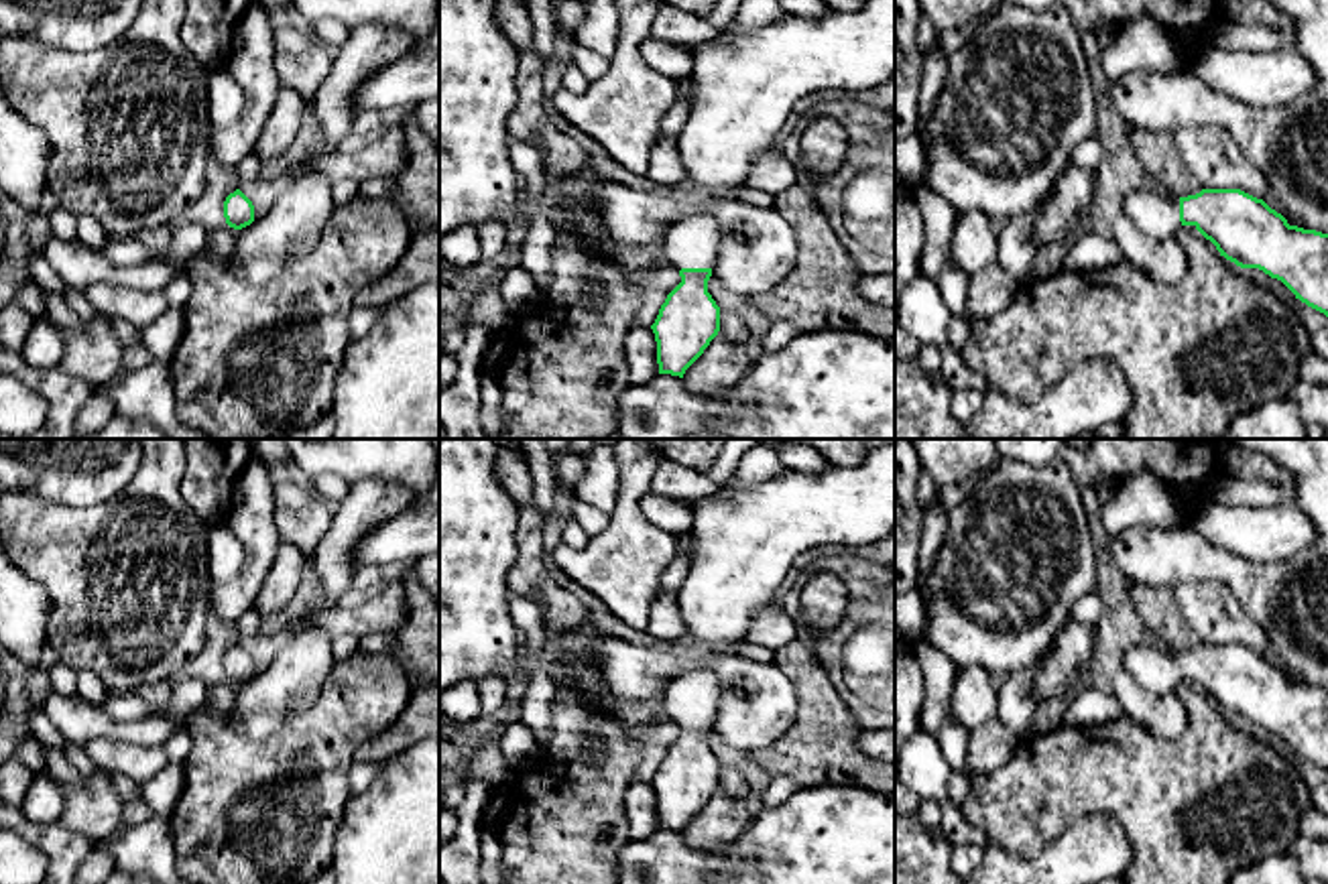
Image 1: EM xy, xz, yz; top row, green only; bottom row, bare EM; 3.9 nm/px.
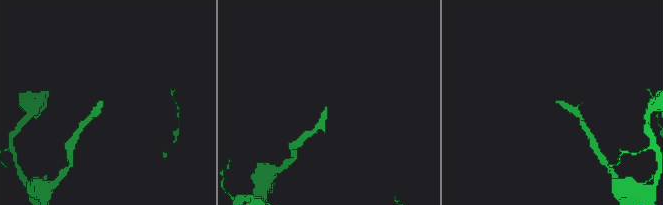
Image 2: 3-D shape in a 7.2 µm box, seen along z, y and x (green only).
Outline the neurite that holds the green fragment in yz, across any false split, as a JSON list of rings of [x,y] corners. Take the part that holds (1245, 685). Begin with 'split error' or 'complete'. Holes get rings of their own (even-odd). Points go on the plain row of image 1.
split error; [[[1129,642],[1123,673],[1151,693],[1194,681],[1220,711],[1281,736],[1295,754],[1328,772],[1328,689],[1289,681],[1263,654],[1241,644],[1175,652]]]

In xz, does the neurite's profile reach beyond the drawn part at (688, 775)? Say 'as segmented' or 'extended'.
extended

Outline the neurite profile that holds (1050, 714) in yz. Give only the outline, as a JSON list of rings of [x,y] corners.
[[[1092,669],[1080,671],[1064,695],[1049,697],[1037,705],[1033,721],[1035,730],[1043,734],[1060,728],[1068,705],[1092,685],[1096,685]]]

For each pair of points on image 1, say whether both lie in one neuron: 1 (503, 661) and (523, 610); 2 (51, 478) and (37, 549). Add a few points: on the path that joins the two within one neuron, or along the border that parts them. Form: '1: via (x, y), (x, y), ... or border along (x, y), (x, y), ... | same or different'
1: border along (507, 590), (507, 610), (517, 626) | different
2: border along (21, 488), (62, 504), (94, 507) | different

